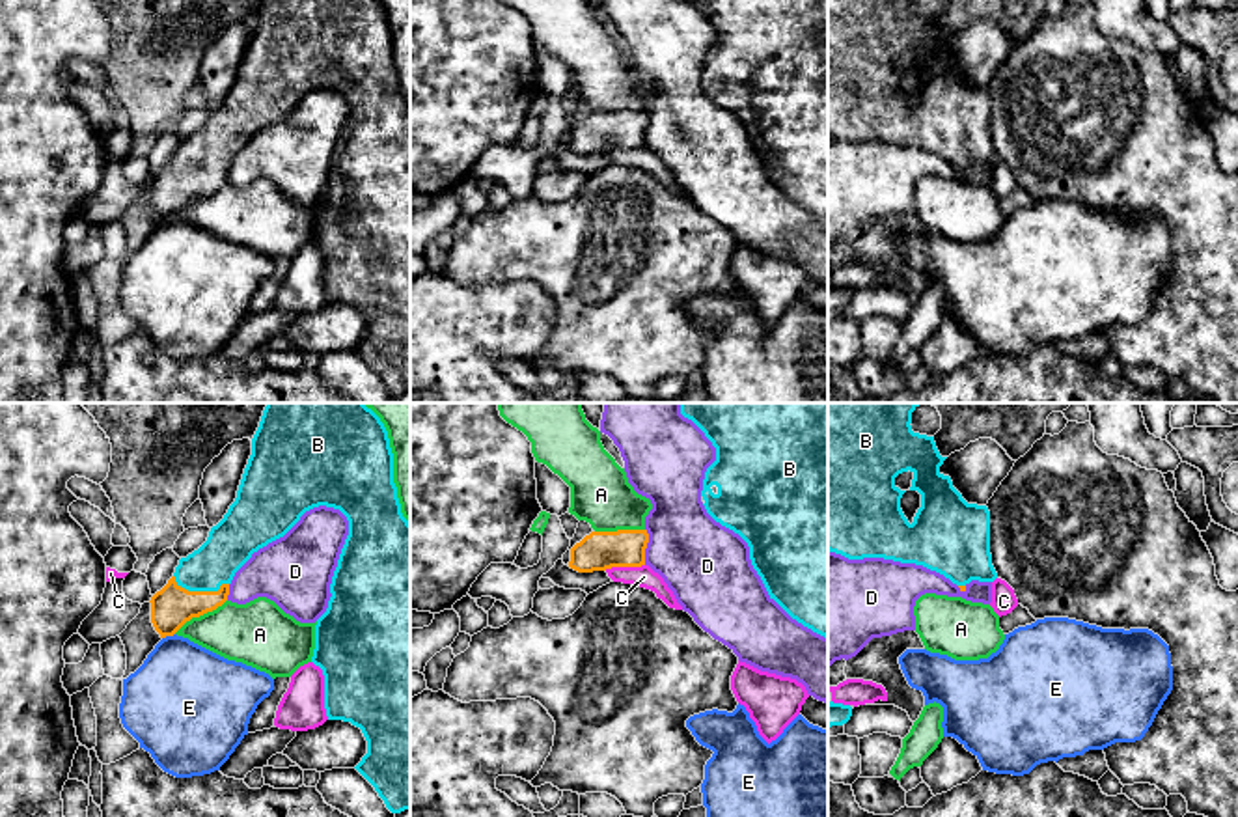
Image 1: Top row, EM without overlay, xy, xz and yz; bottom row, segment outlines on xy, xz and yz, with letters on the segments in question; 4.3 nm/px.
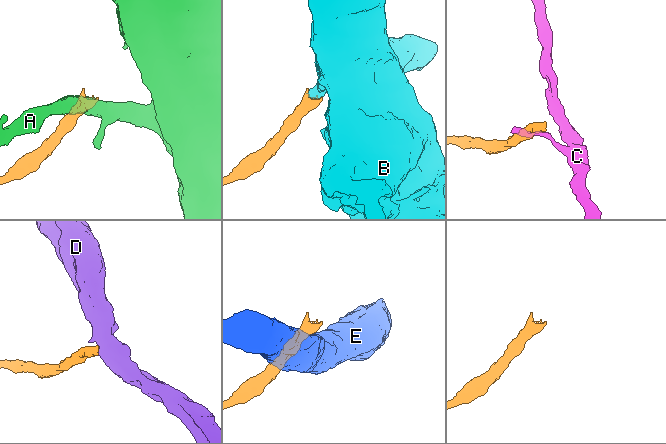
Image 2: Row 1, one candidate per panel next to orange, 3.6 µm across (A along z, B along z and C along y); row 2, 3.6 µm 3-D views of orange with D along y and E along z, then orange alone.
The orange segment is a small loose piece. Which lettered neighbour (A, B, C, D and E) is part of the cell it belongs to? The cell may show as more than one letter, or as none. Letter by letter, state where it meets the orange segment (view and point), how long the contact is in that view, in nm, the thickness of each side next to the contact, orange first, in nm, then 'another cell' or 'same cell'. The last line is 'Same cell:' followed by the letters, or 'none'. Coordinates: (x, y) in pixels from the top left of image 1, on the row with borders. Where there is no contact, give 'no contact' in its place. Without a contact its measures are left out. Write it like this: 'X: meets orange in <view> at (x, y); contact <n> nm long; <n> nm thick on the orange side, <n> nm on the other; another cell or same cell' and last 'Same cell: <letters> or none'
A: meets orange in xy at (200, 614); contact 280 nm long; 180 nm thick on the orange side, 260 nm on the other; another cell
B: meets orange in xy at (200, 592); contact 240 nm long; 180 nm thick on the orange side, 200 nm on the other; same cell
C: meets orange in xz at (623, 566); contact 180 nm long; 170 nm thick on the orange side, 90 nm on the other; another cell
D: meets orange in xz at (646, 547); contact 160 nm long; 170 nm thick on the orange side, 360 nm on the other; another cell
E: meets orange in xy at (168, 635); contact 60 nm long; 180 nm thick on the orange side, 420 nm on the other; another cell
Same cell: B

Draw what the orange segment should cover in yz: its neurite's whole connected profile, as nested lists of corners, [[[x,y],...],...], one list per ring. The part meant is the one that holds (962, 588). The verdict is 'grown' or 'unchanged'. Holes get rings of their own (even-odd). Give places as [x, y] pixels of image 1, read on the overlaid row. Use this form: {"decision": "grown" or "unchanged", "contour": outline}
{"decision": "grown", "contour": [[[828,403],[828,550],[841,554],[848,560],[884,558],[901,563],[923,565],[949,578],[960,588],[960,591],[966,591],[966,586],[971,580],[994,582],[997,578],[990,554],[990,511],[986,505],[968,504],[962,494],[953,487],[951,478],[940,472],[940,466],[947,457],[940,455],[934,436],[912,431],[912,412],[919,405],[921,403]],[[908,470],[914,474],[910,491],[917,491],[921,494],[921,507],[917,509],[912,524],[901,509],[901,498],[906,491],[901,491],[895,485],[895,478]]]}

